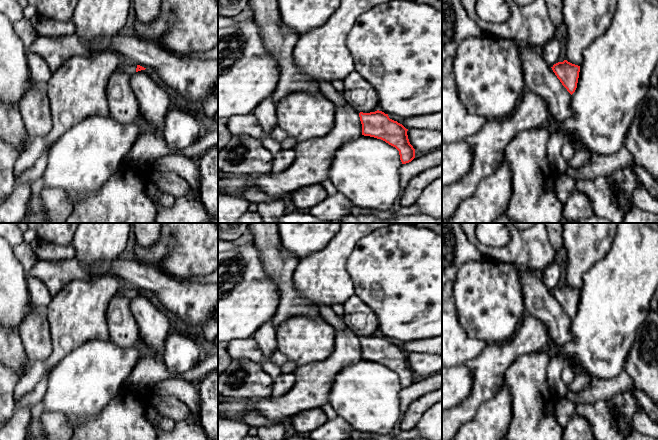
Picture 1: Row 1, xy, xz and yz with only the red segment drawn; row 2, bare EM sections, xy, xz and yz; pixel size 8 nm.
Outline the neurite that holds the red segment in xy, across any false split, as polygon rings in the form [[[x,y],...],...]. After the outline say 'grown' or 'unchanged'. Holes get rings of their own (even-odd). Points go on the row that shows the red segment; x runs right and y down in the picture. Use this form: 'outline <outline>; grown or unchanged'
outline [[[129,61],[121,62],[120,65],[116,68],[115,72],[123,72],[129,75],[132,75],[138,71],[145,70],[146,68],[131,63]]]; grown

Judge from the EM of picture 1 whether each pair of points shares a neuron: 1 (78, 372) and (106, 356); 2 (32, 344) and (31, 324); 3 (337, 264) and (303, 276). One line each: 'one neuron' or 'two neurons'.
1: one neuron
2: one neuron
3: one neuron

